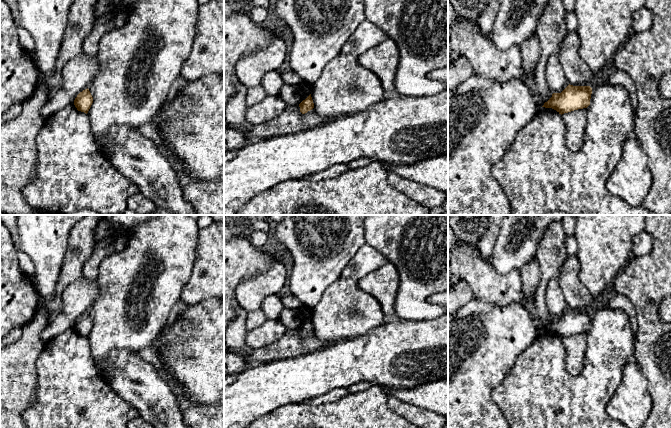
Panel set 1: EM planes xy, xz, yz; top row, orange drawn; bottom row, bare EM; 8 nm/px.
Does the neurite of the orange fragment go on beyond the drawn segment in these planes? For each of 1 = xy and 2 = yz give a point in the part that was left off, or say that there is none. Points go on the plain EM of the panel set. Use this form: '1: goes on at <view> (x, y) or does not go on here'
1: does not go on here
2: does not go on here

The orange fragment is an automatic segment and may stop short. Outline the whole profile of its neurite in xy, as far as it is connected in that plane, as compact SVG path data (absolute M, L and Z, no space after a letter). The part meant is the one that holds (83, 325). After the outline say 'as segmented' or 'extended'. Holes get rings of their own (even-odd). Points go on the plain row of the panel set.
M88 312L80 316L74 324L74 329L77 334L86 338L88 337L92 327L93 321Z; as segmented

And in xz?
M311 318L299 328L299 331L300 331L300 336L302 338L307 337L308 335L314 332L314 327Z; as segmented

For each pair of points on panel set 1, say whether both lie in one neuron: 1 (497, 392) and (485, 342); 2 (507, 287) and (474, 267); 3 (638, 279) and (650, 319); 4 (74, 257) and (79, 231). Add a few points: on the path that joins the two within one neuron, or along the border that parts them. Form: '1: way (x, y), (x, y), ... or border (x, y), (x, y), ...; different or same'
1: border (500, 383), (491, 393), (492, 400), (499, 408); different
2: way (499, 287), (494, 287), (482, 275); same
3: way (646, 289), (647, 309); same
4: way (78, 251), (79, 237); same

